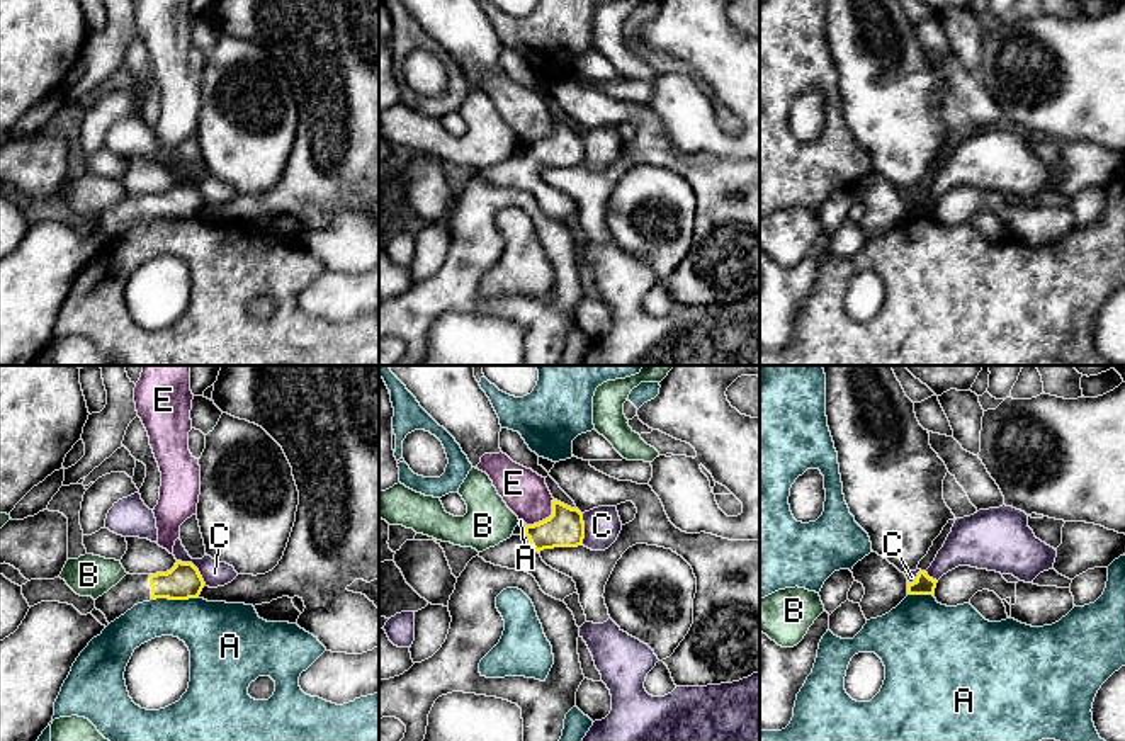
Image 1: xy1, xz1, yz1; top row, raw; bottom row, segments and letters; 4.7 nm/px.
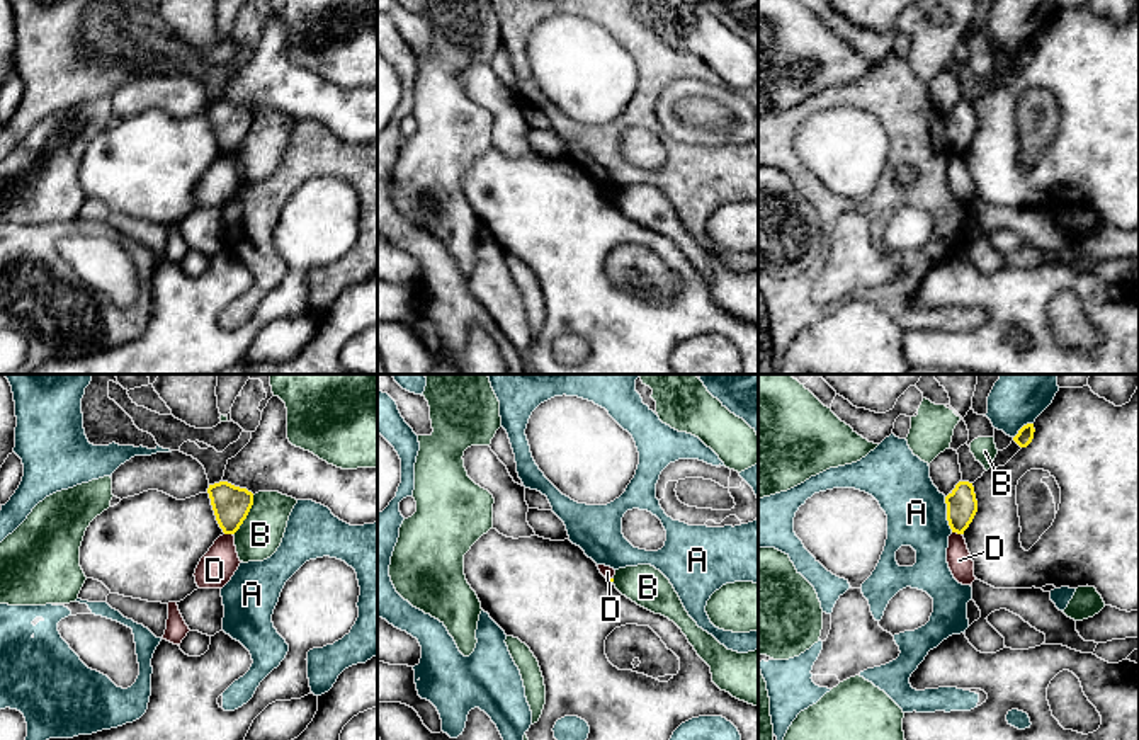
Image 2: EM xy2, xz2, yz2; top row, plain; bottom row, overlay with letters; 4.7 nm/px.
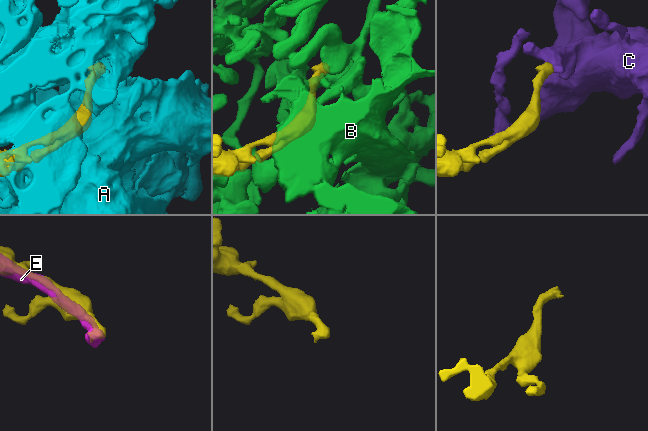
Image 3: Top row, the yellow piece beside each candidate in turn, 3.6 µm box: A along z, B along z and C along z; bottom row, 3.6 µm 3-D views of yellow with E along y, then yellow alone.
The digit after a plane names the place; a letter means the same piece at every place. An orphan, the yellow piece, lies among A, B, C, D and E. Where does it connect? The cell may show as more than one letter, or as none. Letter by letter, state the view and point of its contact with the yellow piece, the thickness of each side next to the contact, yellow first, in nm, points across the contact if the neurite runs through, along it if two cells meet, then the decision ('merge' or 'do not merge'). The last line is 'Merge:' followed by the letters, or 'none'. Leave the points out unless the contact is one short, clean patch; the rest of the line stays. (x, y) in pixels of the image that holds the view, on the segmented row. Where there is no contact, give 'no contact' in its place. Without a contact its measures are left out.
A: meets yellow in xy1 at (174, 599); 170 nm thick on the yellow side, 300 nm on the other; do not merge
B: meets yellow in xy2 at (247, 514); 180 nm thick on the yellow side, 200 nm on the other; do not merge
C: meets yellow in xy1 at (194, 566); 170 nm thick on the yellow side, 120 nm on the other; border along xy1 (177, 559), (189, 561), (206, 583); do not merge
D: meets yellow in yz2 at (957, 533); 140 nm thick on the yellow side, 120 nm on the other; border along yz2 (952, 531), (961, 535); do not merge
E: meets yellow in xz1 at (546, 519); 180 nm thick on the yellow side, 220 nm on the other; do not merge
Merge: none

